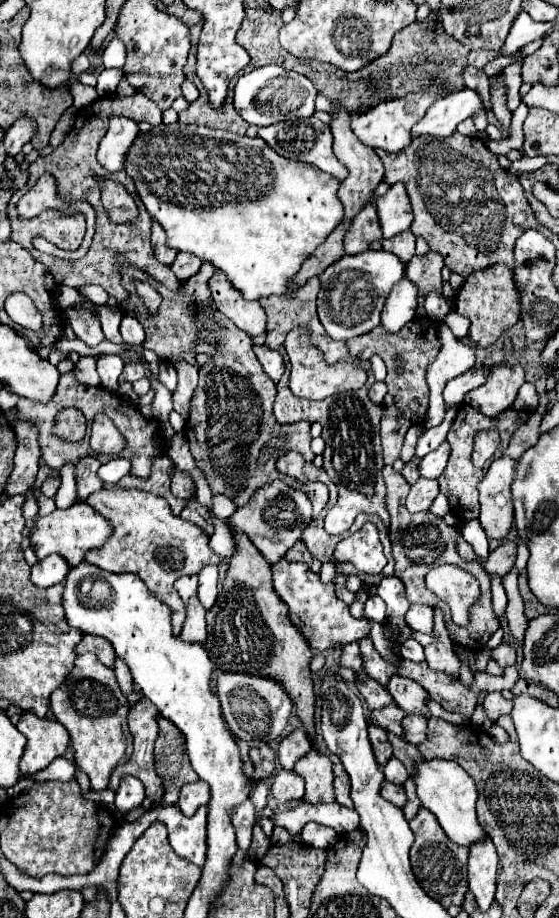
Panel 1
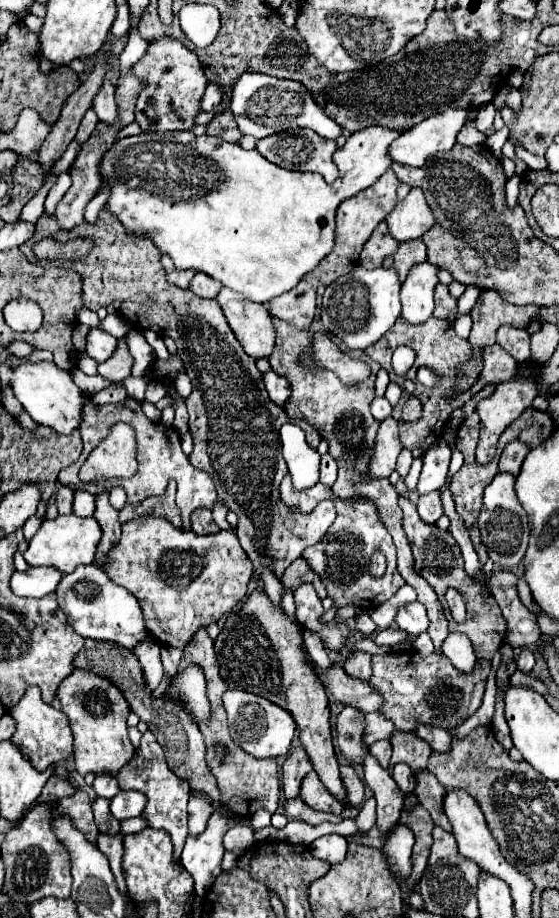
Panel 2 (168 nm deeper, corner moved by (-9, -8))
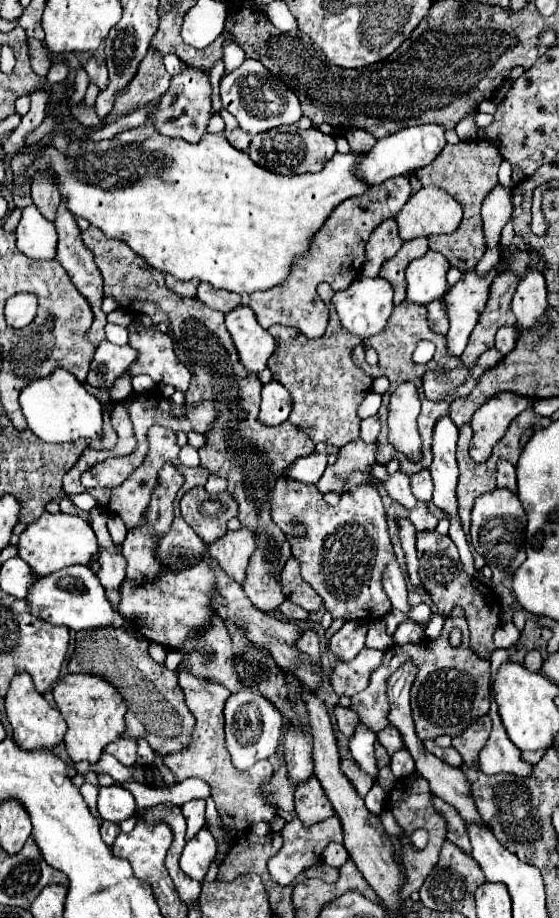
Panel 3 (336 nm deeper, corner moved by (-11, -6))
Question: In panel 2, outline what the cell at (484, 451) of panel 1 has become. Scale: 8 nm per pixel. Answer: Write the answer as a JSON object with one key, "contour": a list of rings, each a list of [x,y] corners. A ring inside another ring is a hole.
{"contour":[[[516,375],[514,379],[510,379],[508,383],[500,383],[498,389],[494,391],[494,395],[490,395],[488,399],[482,399],[478,403],[478,415],[480,415],[480,439],[478,439],[478,445],[476,445],[476,461],[478,463],[486,463],[494,457],[494,451],[496,451],[496,443],[500,439],[500,435],[504,433],[504,429],[516,421],[528,407],[532,407],[532,401],[534,397],[538,395],[538,383],[534,379],[526,379],[526,377],[520,377]]]}

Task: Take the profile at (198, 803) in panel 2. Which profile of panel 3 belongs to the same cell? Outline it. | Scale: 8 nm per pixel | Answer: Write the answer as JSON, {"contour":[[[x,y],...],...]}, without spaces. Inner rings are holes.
{"contour":[[[194,799],[194,801],[188,801],[182,805],[182,813],[184,813],[186,823],[188,823],[186,839],[192,839],[206,825],[204,809],[206,809],[206,801],[202,801],[202,799]]]}

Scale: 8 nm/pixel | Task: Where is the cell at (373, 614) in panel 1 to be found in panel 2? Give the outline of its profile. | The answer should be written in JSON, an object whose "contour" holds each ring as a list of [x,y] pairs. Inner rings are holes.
{"contour":[[[358,615],[356,619],[354,619],[354,623],[352,623],[352,627],[354,627],[354,631],[356,633],[360,633],[360,637],[370,637],[378,627],[374,625],[374,621],[370,619],[370,615]]]}

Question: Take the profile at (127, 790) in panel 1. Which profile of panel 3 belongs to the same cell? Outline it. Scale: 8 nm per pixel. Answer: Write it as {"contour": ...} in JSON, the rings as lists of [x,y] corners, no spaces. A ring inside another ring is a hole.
{"contour":[[[120,785],[100,787],[98,811],[100,811],[102,819],[112,821],[112,823],[120,823],[120,821],[124,821],[136,813],[134,795]]]}

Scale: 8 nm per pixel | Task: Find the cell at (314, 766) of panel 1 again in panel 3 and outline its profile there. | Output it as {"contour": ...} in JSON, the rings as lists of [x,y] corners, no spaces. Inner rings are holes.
{"contour":[[[312,775],[312,779],[308,779],[308,783],[300,783],[300,787],[294,791],[294,799],[296,799],[296,815],[306,825],[318,823],[318,821],[324,821],[324,819],[336,815],[322,785],[318,783],[318,779],[314,775]]]}

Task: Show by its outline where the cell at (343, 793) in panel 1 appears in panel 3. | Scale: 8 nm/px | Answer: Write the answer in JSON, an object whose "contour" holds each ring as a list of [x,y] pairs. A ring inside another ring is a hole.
{"contour":[[[344,759],[344,761],[342,761],[342,771],[344,771],[344,775],[350,779],[350,783],[352,783],[354,789],[358,791],[358,795],[360,795],[360,797],[366,797],[366,793],[368,793],[370,787],[374,785],[374,779],[372,779],[370,775],[366,775],[366,773],[356,765],[356,761],[352,761],[352,759]]]}

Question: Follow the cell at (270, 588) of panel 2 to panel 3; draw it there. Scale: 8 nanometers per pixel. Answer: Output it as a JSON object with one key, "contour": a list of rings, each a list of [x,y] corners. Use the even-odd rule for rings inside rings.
{"contour":[[[284,601],[282,605],[280,605],[280,611],[282,611],[282,617],[284,619],[294,619],[294,621],[306,621],[308,617],[310,617],[310,613],[306,613],[302,607],[296,607],[292,601]]]}

